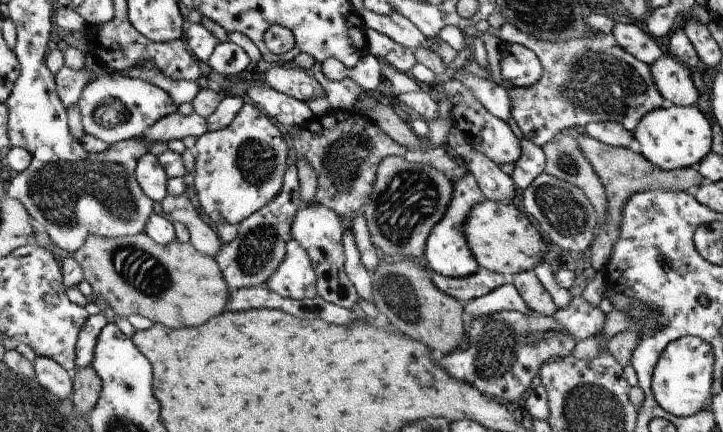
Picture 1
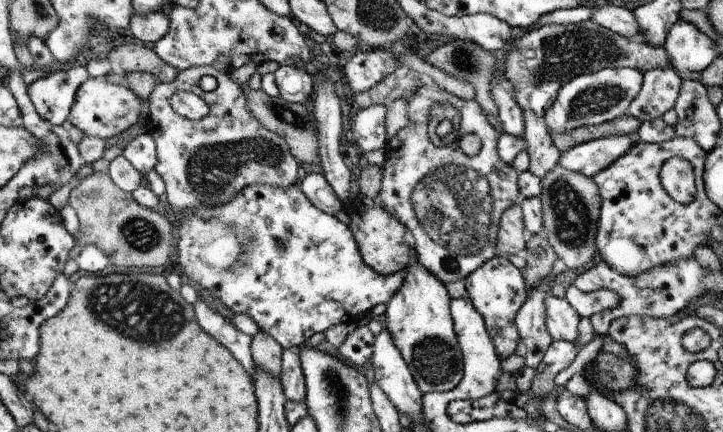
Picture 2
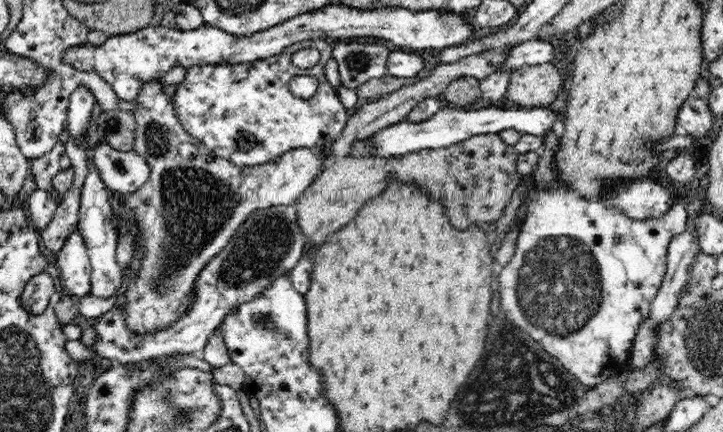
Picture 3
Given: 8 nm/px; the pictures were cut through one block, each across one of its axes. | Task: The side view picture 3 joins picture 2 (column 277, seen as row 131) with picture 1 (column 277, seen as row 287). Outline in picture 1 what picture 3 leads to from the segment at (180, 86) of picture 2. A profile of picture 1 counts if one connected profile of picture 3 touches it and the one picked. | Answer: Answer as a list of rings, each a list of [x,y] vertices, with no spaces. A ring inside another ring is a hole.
[[[244,104],[229,126],[198,137],[193,149],[196,158],[194,188],[210,222],[237,226],[259,212],[279,193],[286,175],[288,146],[282,132],[254,104]]]

